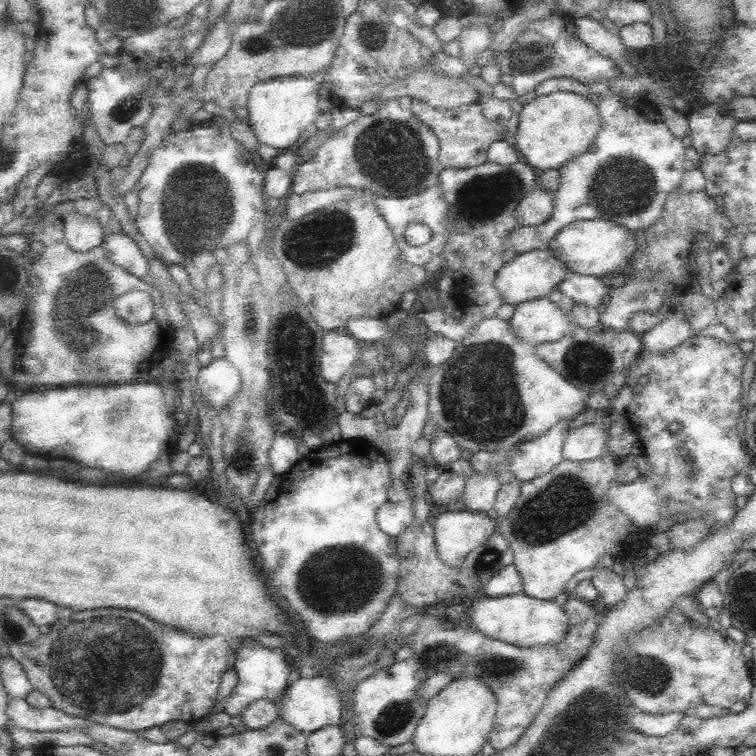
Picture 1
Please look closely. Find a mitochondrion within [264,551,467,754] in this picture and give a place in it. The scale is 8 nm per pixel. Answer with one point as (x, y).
(395, 718)

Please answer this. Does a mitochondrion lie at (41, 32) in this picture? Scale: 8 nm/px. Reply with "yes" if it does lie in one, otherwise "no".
no

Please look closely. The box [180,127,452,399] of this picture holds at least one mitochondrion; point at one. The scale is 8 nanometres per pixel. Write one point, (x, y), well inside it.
(322, 243)

